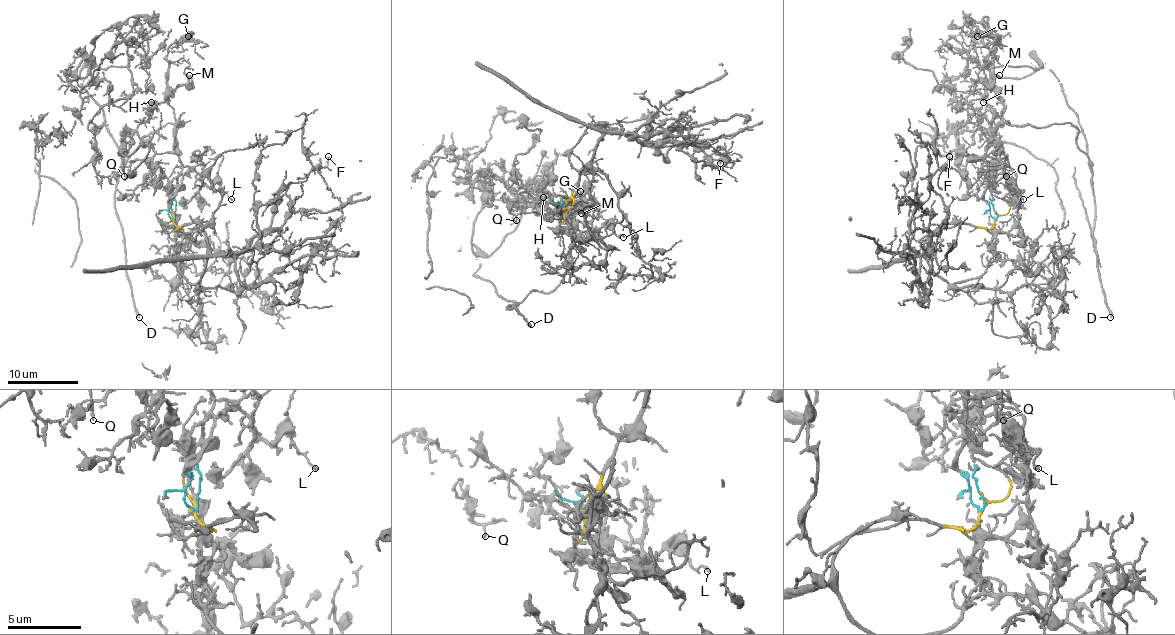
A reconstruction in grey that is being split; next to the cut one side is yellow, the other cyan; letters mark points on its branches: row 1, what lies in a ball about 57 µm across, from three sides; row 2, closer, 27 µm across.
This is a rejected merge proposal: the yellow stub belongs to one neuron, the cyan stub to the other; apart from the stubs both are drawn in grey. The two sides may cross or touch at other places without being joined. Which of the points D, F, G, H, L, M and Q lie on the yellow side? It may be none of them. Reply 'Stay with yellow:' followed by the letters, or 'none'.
Stay with yellow: F

